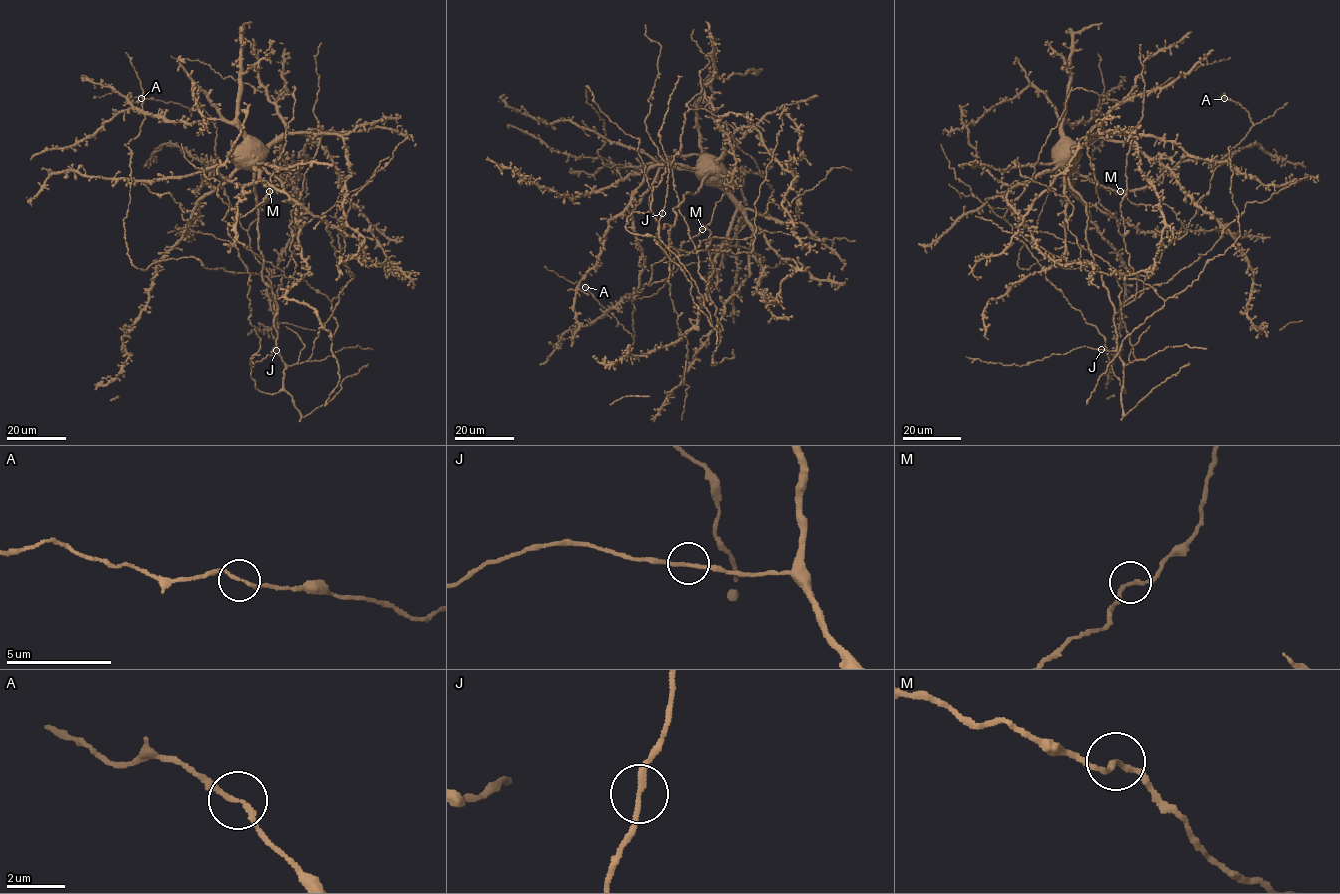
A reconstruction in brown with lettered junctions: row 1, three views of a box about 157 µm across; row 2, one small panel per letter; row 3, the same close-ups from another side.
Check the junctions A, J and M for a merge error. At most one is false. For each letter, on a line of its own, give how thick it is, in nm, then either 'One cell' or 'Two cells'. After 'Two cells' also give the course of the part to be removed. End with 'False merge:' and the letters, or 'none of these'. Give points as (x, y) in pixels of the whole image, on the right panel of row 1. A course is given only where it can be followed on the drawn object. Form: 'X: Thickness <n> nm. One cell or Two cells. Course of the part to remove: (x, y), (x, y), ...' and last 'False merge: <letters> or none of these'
A: Thickness 160 nm. One cell
J: Thickness 170 nm. One cell
M: Thickness 170 nm. One cell
False merge: none of these

